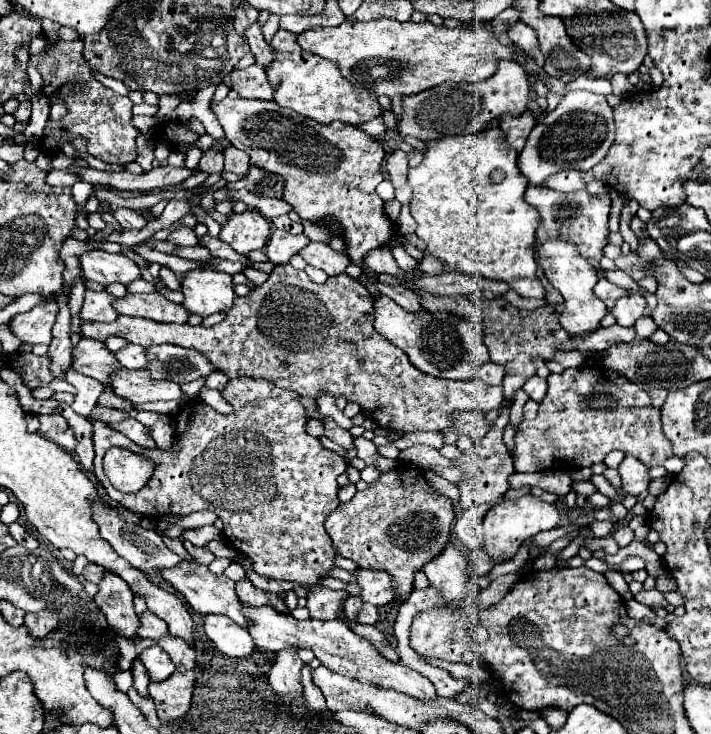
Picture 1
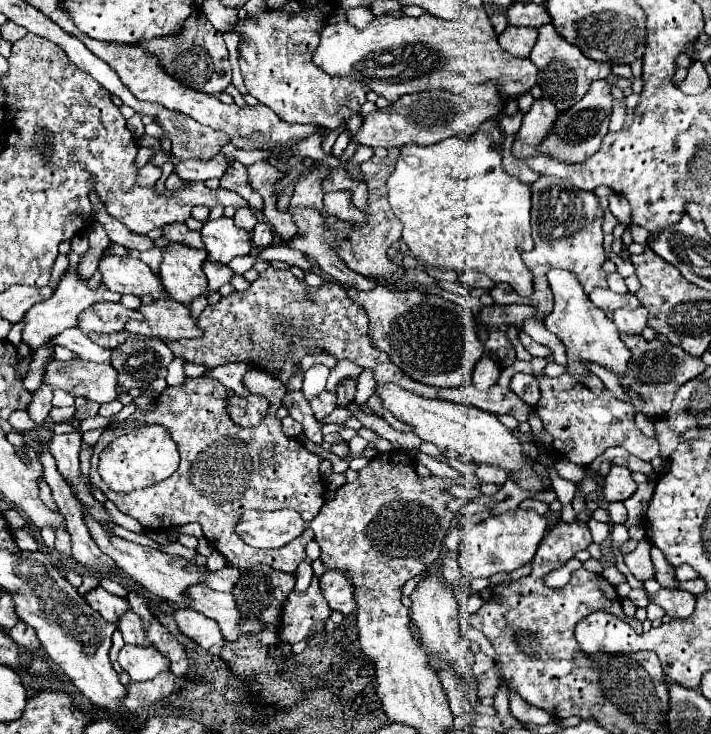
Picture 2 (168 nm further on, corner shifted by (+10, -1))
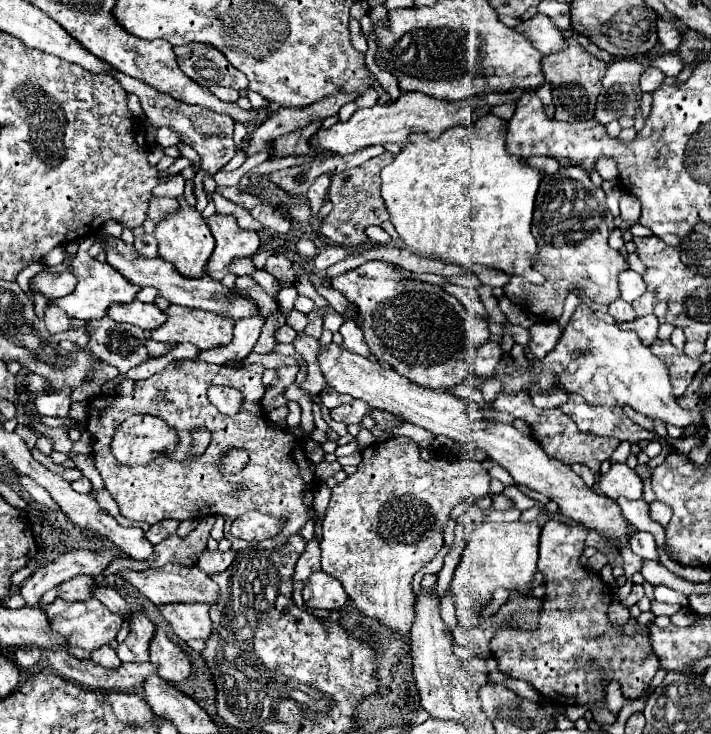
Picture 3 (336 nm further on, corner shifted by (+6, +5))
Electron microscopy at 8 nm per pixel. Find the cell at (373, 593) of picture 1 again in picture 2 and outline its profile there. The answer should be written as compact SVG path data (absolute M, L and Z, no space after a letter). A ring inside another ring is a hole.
M326 570L320 578L320 590L332 610L338 610L342 614L352 614L356 610L352 598L352 584L342 572Z

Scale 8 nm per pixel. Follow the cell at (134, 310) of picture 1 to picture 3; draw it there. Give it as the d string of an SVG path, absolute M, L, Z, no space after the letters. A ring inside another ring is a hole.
M170 304L166 310L166 322L160 328L150 330L150 338L158 342L190 342L196 348L216 348L232 342L234 322L214 312L194 310Z

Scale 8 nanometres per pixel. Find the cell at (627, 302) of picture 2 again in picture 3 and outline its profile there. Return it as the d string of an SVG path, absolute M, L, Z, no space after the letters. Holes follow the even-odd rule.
M616 300L608 306L608 312L616 318L616 322L628 322L628 320L634 320L636 318L636 312L632 308L632 304L624 302L624 300Z

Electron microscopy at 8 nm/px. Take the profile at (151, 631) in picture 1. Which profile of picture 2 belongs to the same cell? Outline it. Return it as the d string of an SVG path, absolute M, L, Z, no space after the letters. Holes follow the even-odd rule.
M96 586L94 590L90 590L84 600L96 608L108 622L114 622L118 624L120 616L130 608L128 606L128 600L126 598L120 598L120 596L114 596L110 592L106 592L102 586Z

